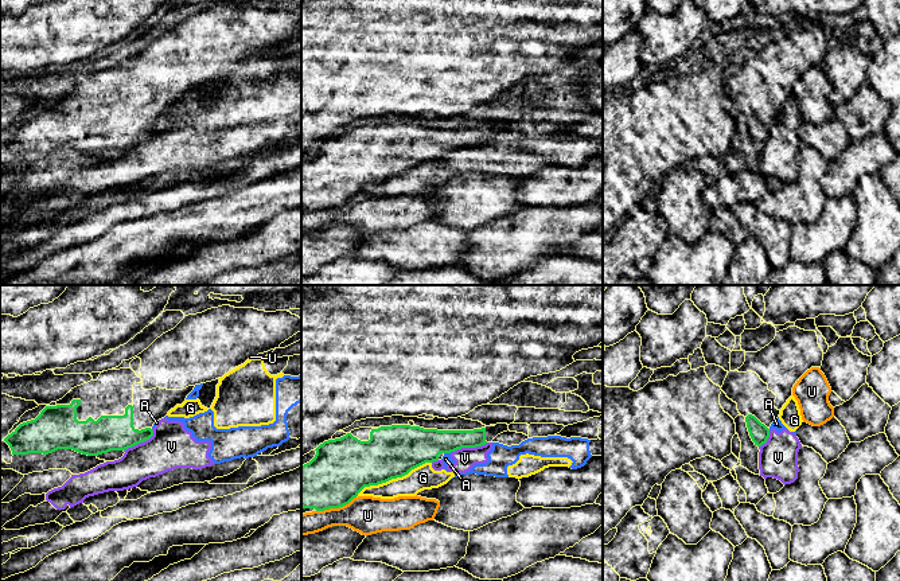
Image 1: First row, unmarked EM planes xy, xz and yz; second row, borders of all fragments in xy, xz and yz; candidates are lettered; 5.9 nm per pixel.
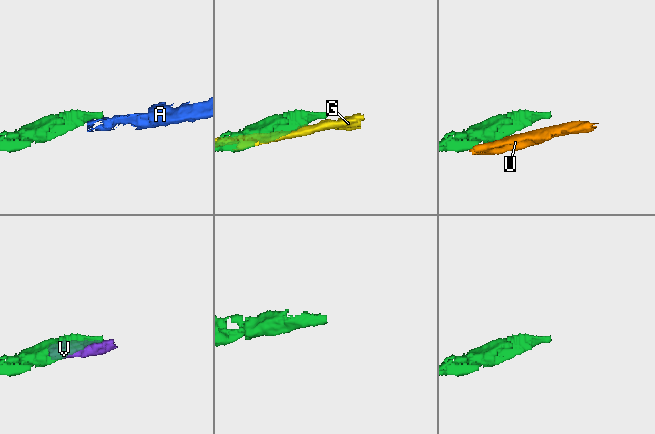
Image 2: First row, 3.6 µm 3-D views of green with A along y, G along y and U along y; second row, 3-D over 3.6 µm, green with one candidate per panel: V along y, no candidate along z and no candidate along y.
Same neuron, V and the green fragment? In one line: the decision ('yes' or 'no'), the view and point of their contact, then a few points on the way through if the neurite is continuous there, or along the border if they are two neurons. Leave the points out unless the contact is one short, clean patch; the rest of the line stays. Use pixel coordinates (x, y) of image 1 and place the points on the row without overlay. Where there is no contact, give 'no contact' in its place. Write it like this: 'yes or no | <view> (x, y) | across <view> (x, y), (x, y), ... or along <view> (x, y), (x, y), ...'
no | xy (140, 140)

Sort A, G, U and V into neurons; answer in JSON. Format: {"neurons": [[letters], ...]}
{"neurons": [["A", "G", "V"], ["U"]]}

